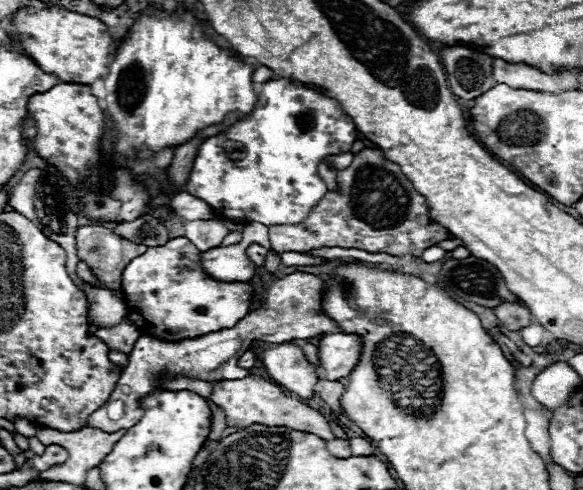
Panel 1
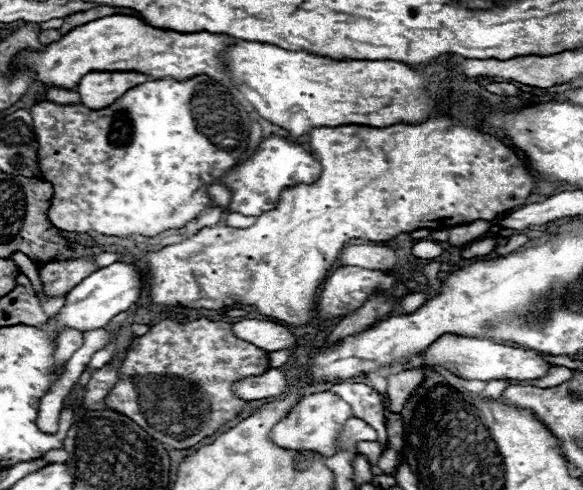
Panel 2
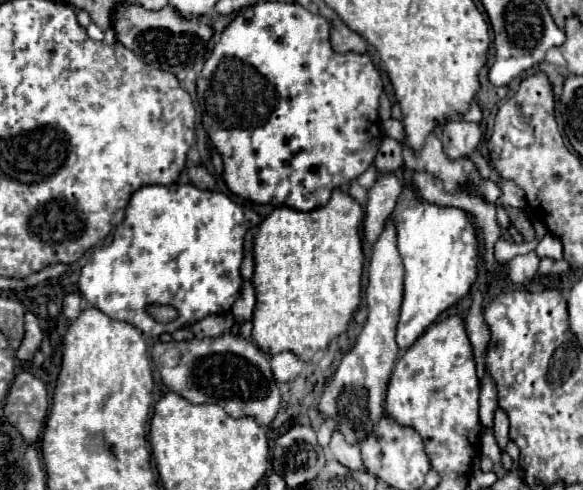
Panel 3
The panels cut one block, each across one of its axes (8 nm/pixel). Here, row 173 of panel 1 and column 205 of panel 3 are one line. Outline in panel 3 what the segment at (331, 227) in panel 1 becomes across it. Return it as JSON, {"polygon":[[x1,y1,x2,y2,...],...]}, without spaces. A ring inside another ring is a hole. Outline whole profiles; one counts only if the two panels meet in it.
{"polygon":[[224,334,214,340,156,342,152,360,164,384,192,404,218,404,232,418,254,416,262,426,268,426,280,408,280,390,266,356,240,336]]}

